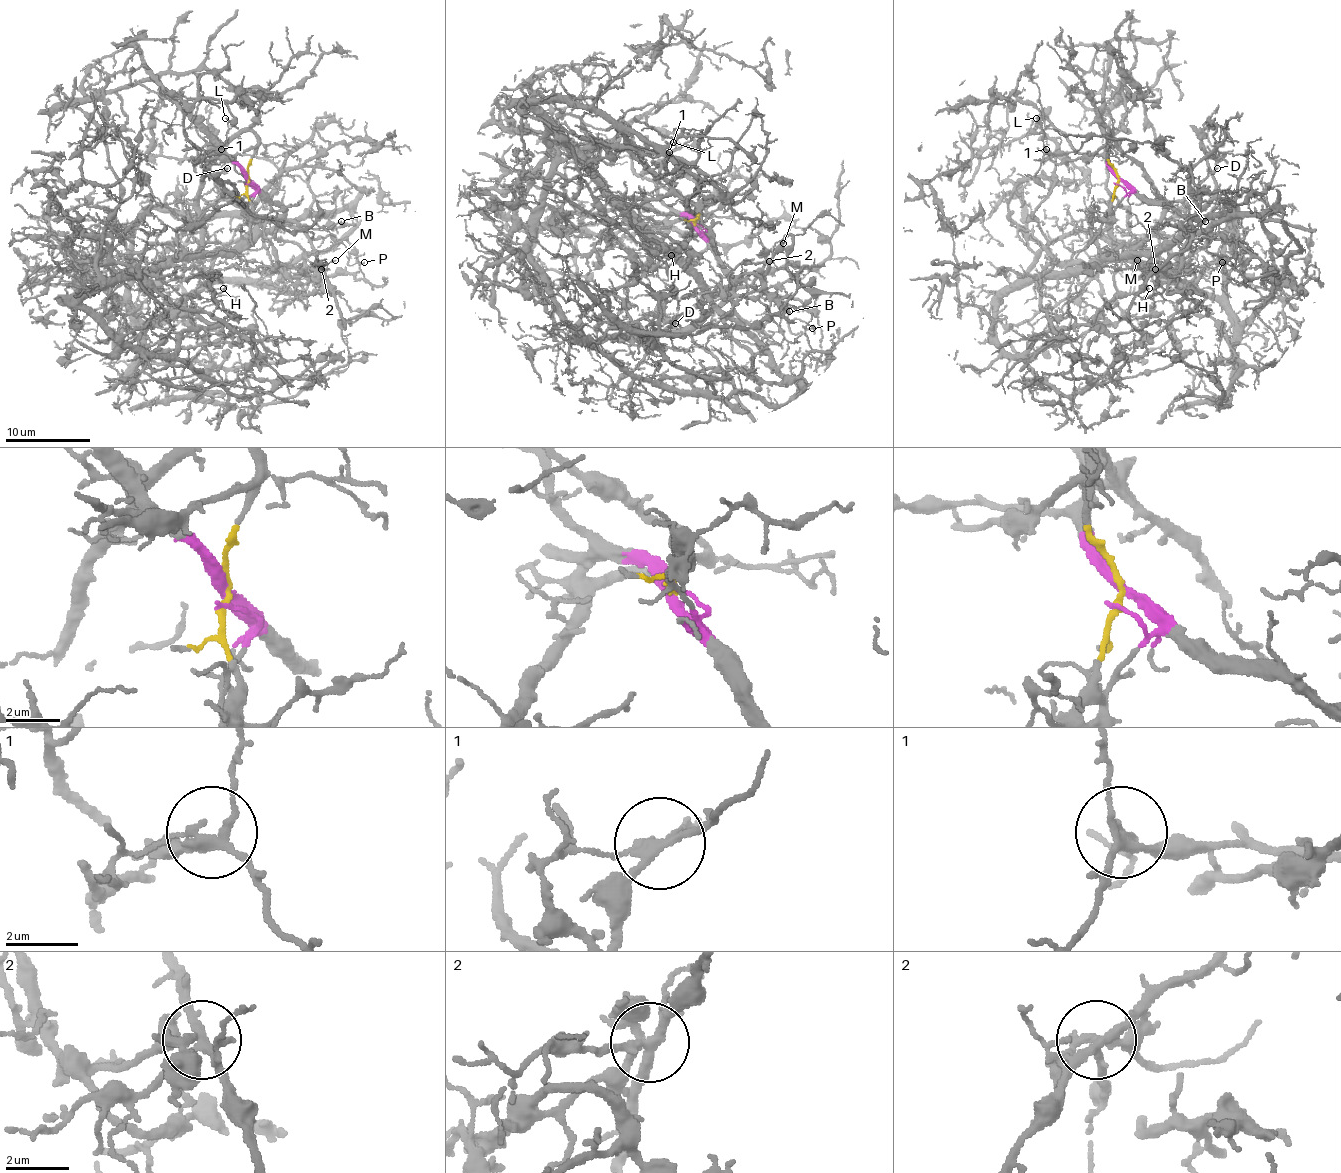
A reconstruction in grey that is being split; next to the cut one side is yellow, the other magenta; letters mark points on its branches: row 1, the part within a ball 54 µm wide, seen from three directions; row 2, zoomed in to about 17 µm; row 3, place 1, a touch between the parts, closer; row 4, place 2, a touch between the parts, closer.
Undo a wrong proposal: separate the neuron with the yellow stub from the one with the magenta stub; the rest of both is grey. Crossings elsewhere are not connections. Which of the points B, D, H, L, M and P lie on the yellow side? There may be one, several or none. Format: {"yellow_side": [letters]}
{"yellow_side": ["D", "H"]}

